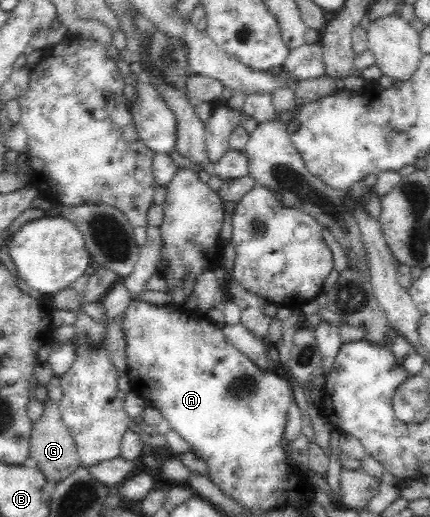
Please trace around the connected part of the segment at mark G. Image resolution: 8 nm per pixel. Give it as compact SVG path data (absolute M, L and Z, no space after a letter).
M51 399L44 401L43 414L34 422L30 446L30 463L41 469L47 480L55 484L82 466L74 439L68 432L67 425L63 423L59 403Z

